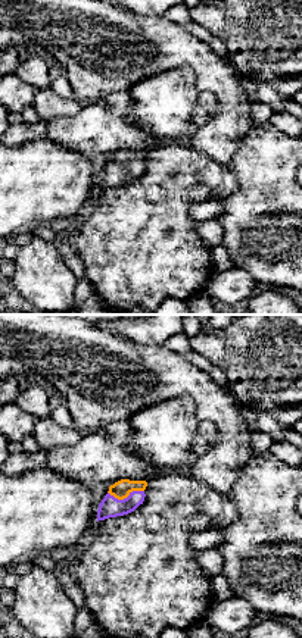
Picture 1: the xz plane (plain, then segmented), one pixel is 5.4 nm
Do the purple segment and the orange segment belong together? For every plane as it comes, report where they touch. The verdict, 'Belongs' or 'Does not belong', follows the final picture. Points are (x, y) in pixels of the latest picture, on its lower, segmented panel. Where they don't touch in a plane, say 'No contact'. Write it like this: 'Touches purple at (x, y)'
Touches purple at (127, 497)

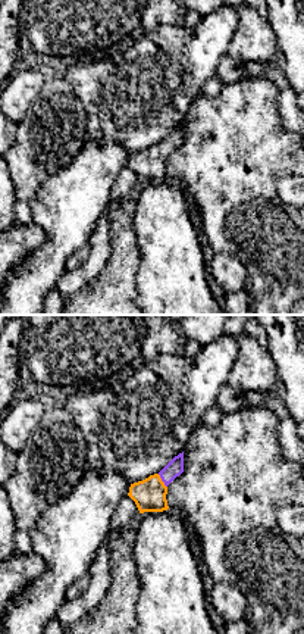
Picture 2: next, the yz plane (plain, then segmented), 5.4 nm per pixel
Touches purple at (162, 480)

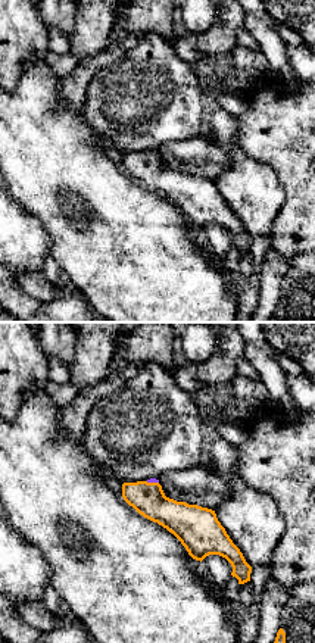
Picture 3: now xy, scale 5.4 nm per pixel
Touches purple at (152, 481)

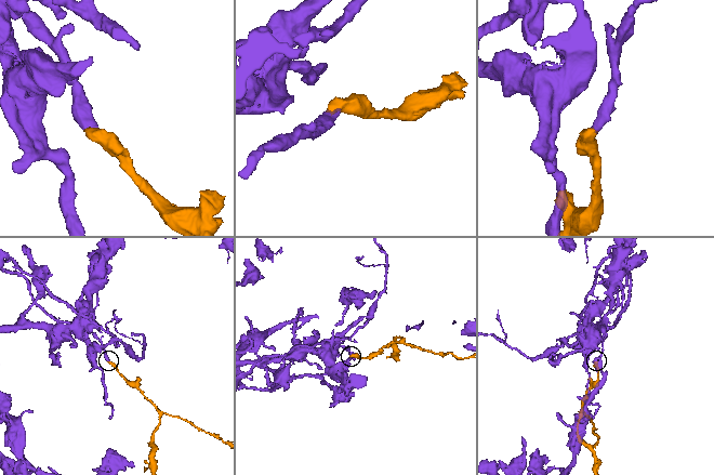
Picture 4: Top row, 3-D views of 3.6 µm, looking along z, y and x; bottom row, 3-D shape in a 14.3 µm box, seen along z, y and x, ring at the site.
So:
Belongs

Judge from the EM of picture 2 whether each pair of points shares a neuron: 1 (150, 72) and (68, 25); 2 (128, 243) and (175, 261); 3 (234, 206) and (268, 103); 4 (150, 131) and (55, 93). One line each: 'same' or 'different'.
1: different
2: different
3: same
4: different

